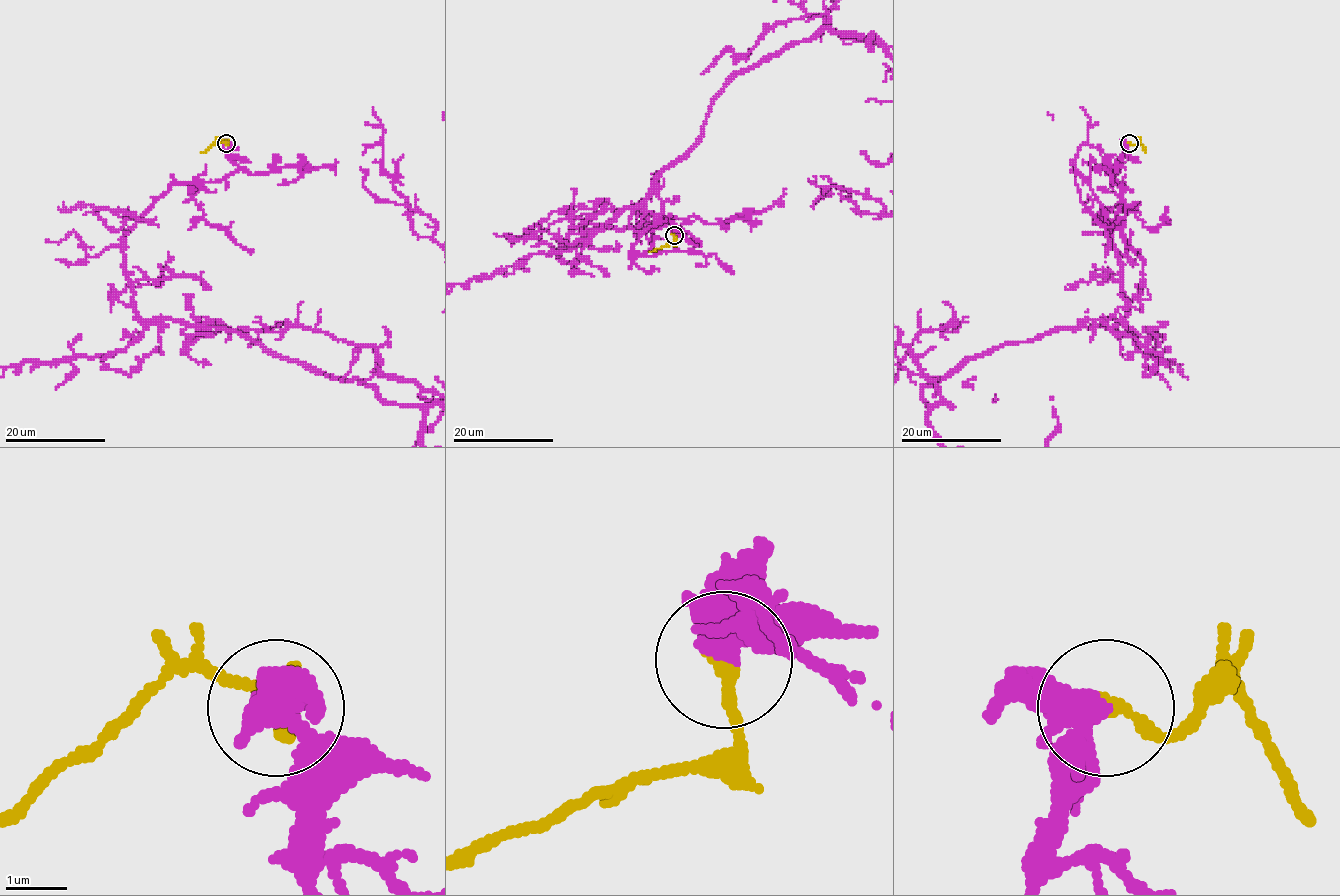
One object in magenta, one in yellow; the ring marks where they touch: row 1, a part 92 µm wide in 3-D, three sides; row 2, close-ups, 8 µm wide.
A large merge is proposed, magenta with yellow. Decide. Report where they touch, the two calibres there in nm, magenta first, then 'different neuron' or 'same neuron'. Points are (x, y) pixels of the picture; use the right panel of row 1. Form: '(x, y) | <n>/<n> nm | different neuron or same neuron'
(1129, 143) | 340/260 nm | same neuron

